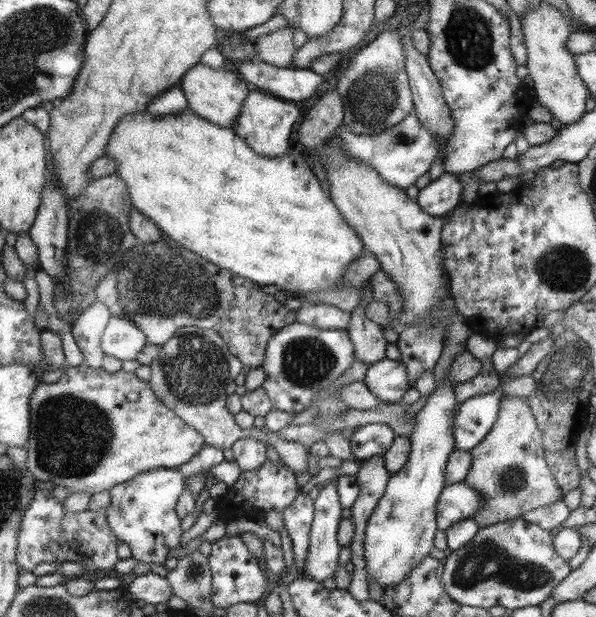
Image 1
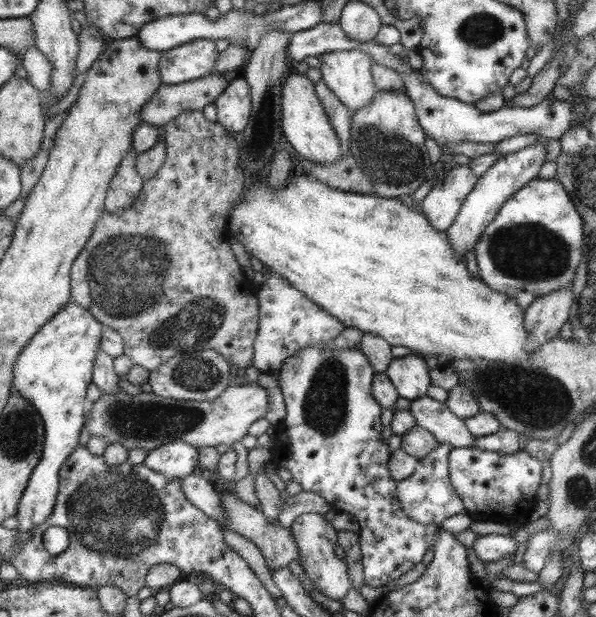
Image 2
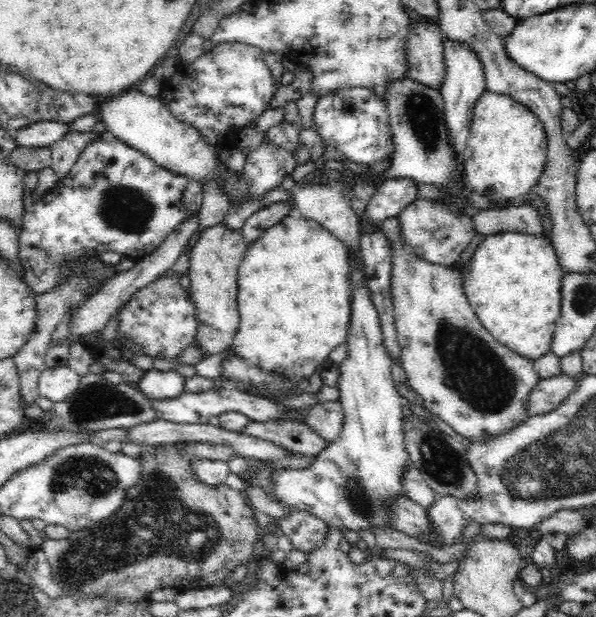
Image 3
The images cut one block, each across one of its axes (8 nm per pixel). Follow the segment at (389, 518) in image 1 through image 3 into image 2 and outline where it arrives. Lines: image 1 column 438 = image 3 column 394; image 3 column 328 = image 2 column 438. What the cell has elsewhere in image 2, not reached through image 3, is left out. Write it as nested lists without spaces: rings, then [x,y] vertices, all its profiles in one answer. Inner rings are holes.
[[[438,443],[431,453],[419,459],[418,466],[404,479],[397,482],[397,499],[401,501],[403,513],[413,521],[419,521],[421,525],[439,526],[443,520],[455,514],[465,513],[465,504],[461,497],[454,491],[449,477],[449,444]]]

